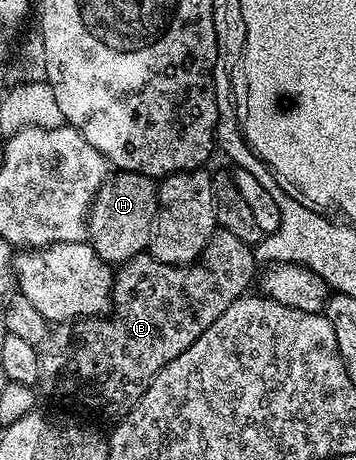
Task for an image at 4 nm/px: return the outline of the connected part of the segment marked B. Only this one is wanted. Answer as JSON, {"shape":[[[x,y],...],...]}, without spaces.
{"shape":[[[224,232],[214,234],[200,258],[187,266],[163,264],[159,260],[155,260],[153,255],[148,252],[136,254],[129,262],[120,263],[120,265],[116,267],[113,276],[113,301],[108,315],[99,318],[83,318],[68,324],[61,324],[52,331],[51,341],[48,343],[44,353],[41,354],[41,363],[39,364],[40,393],[44,395],[44,397],[46,394],[47,397],[54,398],[57,402],[74,402],[79,409],[86,410],[87,413],[94,414],[97,418],[120,420],[127,417],[135,408],[135,404],[139,404],[143,392],[147,392],[151,380],[155,380],[157,373],[171,360],[175,360],[175,356],[179,356],[184,350],[191,348],[191,344],[195,344],[195,340],[199,340],[199,336],[203,336],[203,332],[207,332],[207,328],[211,328],[211,324],[215,324],[215,320],[219,320],[219,316],[223,316],[223,312],[227,312],[227,308],[231,308],[231,304],[235,304],[235,300],[239,300],[243,297],[246,291],[248,291],[245,289],[247,289],[252,282],[254,285],[255,275],[258,273],[257,269],[259,270],[259,263],[255,257],[254,247]]]}

